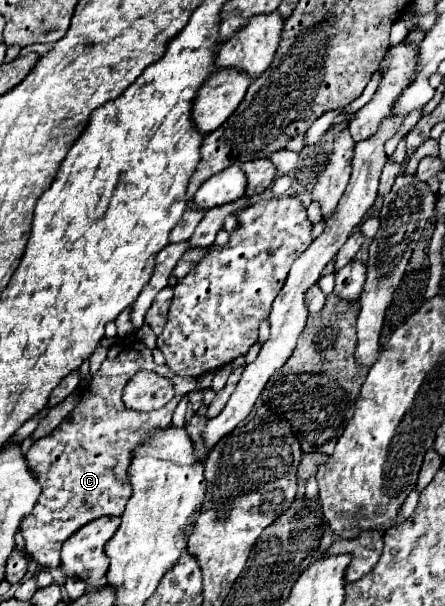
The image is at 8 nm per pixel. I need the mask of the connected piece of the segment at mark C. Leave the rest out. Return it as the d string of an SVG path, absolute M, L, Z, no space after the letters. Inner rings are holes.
M112 346L108 358L88 384L94 386L82 396L72 414L64 418L60 428L50 436L36 440L26 454L30 472L34 472L38 484L42 484L42 494L34 510L22 520L20 532L26 542L26 552L42 568L60 566L60 548L64 540L84 524L100 516L122 516L126 502L132 496L132 484L128 480L132 452L148 438L148 432L170 428L178 402L196 388L190 376L176 376L168 366L158 366L152 360L150 350L146 358L144 352L132 346L128 346L128 350ZM140 370L160 372L172 380L176 394L164 408L154 412L134 412L124 406L124 384Z

